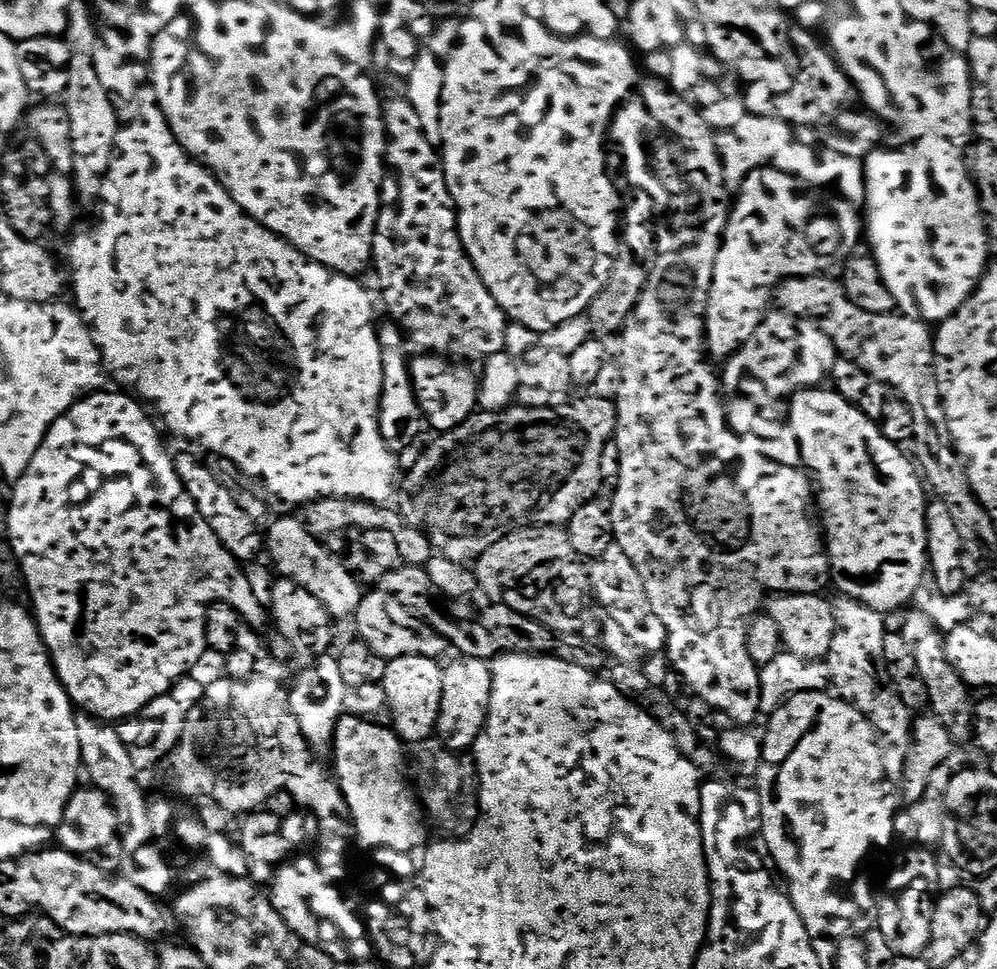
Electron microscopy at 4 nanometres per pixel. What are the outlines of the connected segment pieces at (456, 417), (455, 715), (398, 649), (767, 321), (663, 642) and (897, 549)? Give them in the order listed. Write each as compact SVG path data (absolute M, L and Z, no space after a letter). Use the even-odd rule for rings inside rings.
M416 354L412 360L411 391L418 398L425 421L436 427L437 433L449 432L468 419L477 407L478 376L467 363L439 354Z
M460 656L444 668L442 678L442 706L436 723L436 732L444 747L453 752L464 752L475 745L480 731L488 720L488 707L492 701L492 669L489 661L473 656Z
M368 590L360 597L360 605L354 617L355 635L366 642L372 650L382 654L384 660L393 660L403 656L421 656L431 660L440 660L450 645L442 634L435 632L425 620L419 620L408 607L389 592Z
M779 310L765 312L758 330L750 334L750 342L743 344L733 356L727 357L725 364L728 365L724 372L722 368L723 387L729 393L736 392L732 394L737 397L757 402L780 400L784 395L787 397L794 388L792 371L796 369L796 356L800 353L799 337L800 330L795 316Z
M612 543L603 554L590 564L590 588L595 599L605 609L607 616L614 618L618 626L622 626L626 638L634 642L634 646L641 653L663 653L668 646L666 626L656 623L656 616L652 613L650 598L646 598L646 586L642 586L642 578L638 570L634 570L634 562L626 558L626 554L616 543Z
M824 386L800 388L791 397L792 405L788 408L786 419L798 438L804 467L814 481L814 500L822 521L830 572L834 584L836 580L845 597L864 603L870 610L883 614L899 613L905 607L903 604L915 597L918 586L925 583L930 568L924 500L926 488L917 465L904 456L899 444L887 440L880 433L877 421L858 411L839 392L827 392L826 389Z

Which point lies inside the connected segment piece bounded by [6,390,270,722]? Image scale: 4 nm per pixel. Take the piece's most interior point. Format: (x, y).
(121, 566)

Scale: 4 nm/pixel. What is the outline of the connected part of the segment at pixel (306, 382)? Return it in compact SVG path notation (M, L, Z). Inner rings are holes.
M155 102L144 104L140 108L140 113L133 118L132 121L125 123L120 129L118 138L116 139L116 152L112 155L110 162L110 170L104 179L102 186L102 194L99 198L100 221L96 224L96 229L93 232L77 231L71 237L72 245L68 248L68 264L72 267L72 288L76 291L75 307L78 309L81 316L84 318L84 323L88 329L92 331L92 337L96 339L96 345L100 348L100 355L104 361L104 367L117 380L119 387L124 390L132 390L128 388L136 388L135 395L139 397L145 405L156 407L155 415L161 416L164 419L163 427L173 432L176 436L185 436L188 440L197 440L200 444L205 444L209 449L209 453L217 456L225 456L230 458L230 462L234 462L243 470L243 472L260 481L273 497L276 496L280 500L285 500L288 504L297 504L303 506L309 504L311 500L321 500L322 498L330 498L331 496L341 496L347 500L369 500L372 504L383 505L385 502L393 499L394 493L398 488L398 472L396 476L396 460L397 453L391 452L386 446L386 442L380 433L380 398L385 395L384 388L384 356L385 353L380 347L380 332L376 328L376 304L372 301L372 296L359 283L361 282L355 276L344 276L341 272L333 272L332 269L314 262L310 257L302 255L297 248L288 240L283 240L278 234L271 232L266 226L262 226L254 218L250 218L250 214L246 214L242 210L242 206L238 206L238 202L234 202L234 198L224 188L223 183L218 179L215 172L210 168L205 168L196 157L189 152L184 151L184 147L176 140L176 135L172 133L172 128L168 124L168 120L164 117L164 111L160 109L160 105Z

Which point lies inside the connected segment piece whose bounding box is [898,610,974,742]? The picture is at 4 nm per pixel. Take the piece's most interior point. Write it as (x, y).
(948, 697)

